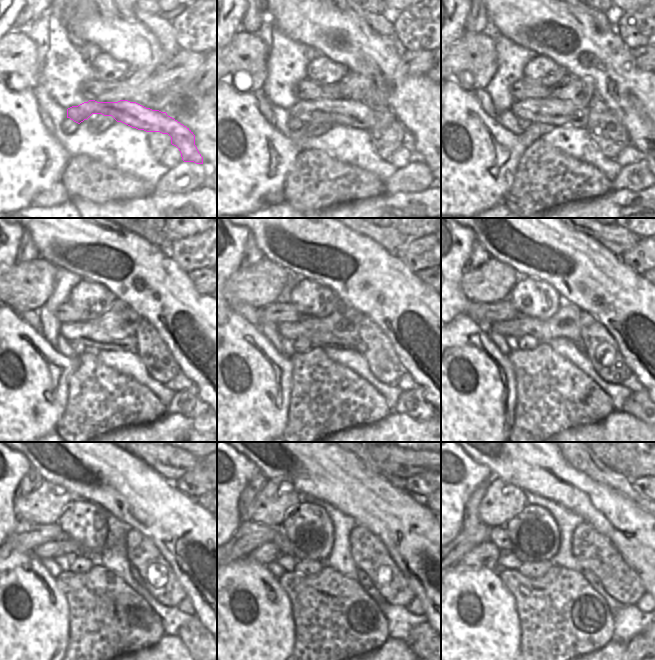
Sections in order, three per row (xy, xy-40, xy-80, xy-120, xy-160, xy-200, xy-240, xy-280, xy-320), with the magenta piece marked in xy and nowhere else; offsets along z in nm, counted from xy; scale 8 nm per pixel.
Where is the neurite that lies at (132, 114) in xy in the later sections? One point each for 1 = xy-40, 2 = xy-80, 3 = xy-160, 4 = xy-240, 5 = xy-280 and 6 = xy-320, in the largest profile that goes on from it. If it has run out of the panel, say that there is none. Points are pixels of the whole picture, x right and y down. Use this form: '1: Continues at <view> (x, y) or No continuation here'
1: Continues at xy-40 (352, 113)
2: Continues at xy-80 (555, 112)
3: Continues at xy-160 (302, 328)
4: Continues at xy-240 (71, 549)
5: Continues at xy-280 (266, 553)
6: Continues at xy-320 (485, 555)

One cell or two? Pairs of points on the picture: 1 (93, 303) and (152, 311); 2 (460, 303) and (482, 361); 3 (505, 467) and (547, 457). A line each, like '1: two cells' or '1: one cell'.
1: two cells
2: two cells
3: one cell

